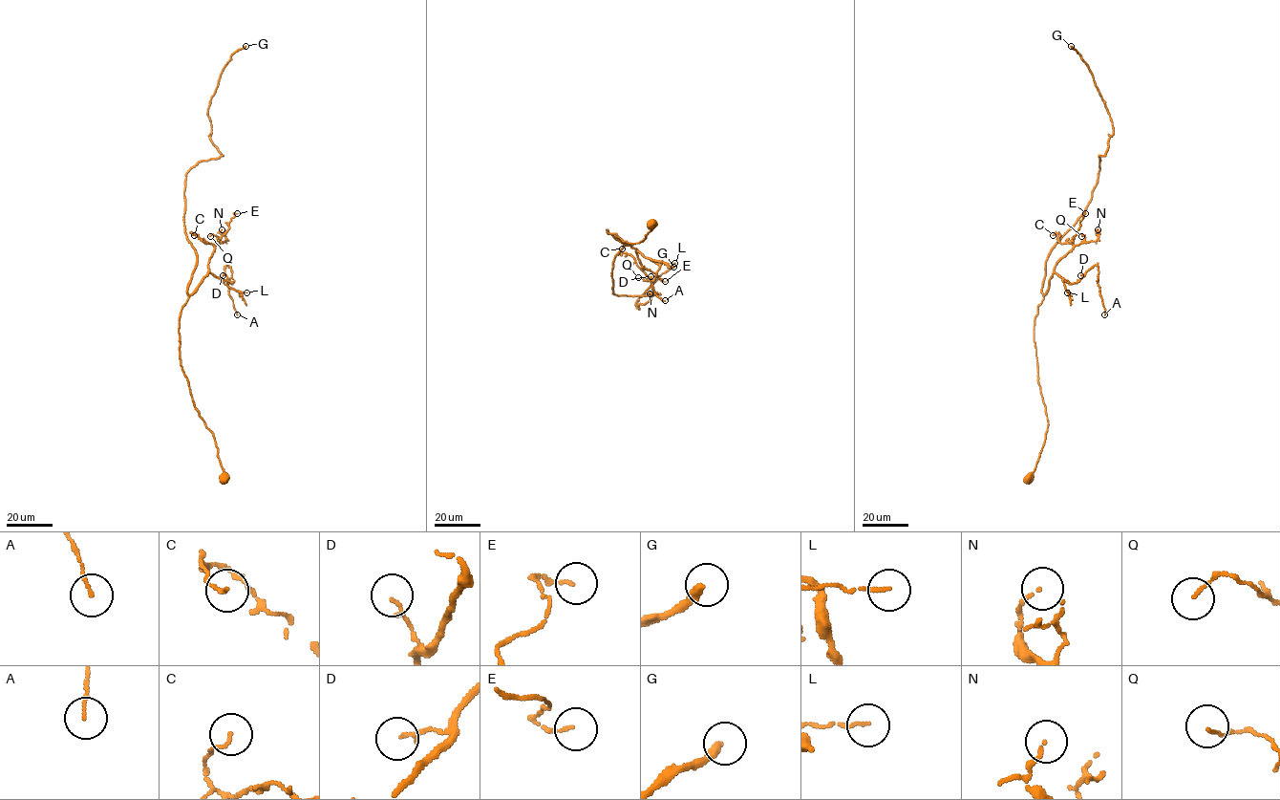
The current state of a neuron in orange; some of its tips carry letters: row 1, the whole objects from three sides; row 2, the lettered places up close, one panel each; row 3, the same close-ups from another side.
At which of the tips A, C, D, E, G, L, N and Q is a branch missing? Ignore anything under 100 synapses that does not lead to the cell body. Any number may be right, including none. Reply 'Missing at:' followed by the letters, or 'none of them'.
Missing at: G

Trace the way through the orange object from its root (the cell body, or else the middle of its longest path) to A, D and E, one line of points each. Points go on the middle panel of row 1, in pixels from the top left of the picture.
A: (651, 223), (644, 240), (633, 244), (607, 229), (659, 266), (652, 289), (665, 300)
D: (651, 223), (644, 240), (633, 244), (607, 229), (659, 266), (655, 278), (650, 276)
E: (651, 223), (644, 240), (633, 244), (607, 229), (636, 249), (641, 269), (665, 281)

